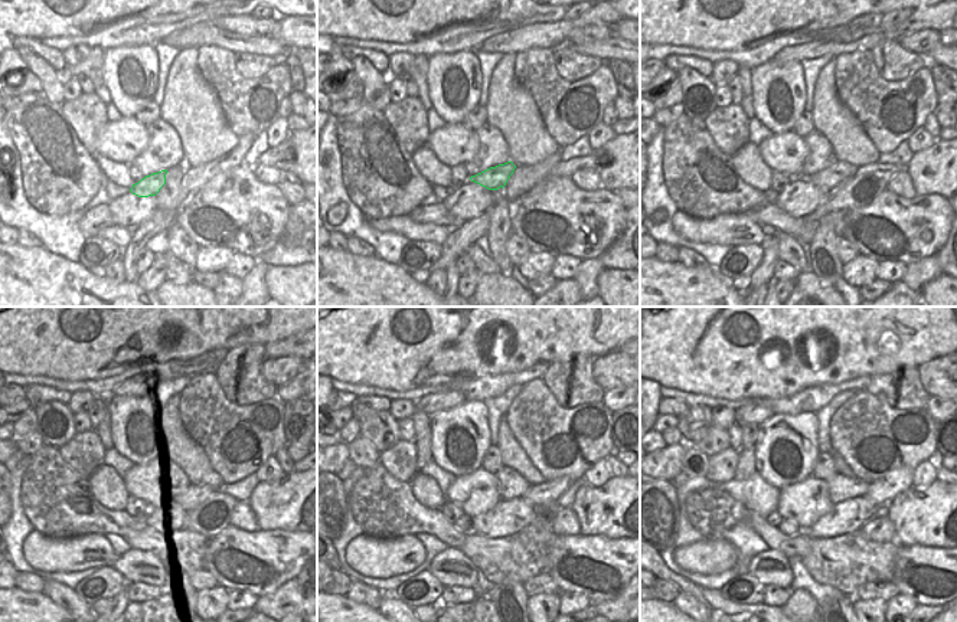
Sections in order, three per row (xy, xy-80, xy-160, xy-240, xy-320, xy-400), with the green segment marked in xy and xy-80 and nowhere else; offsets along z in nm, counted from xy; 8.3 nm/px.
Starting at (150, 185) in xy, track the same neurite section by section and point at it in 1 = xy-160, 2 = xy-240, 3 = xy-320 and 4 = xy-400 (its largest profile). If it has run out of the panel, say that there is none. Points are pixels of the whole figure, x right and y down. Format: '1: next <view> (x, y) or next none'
1: next xy-160 (839, 172)
2: next xy-240 (196, 496)
3: next xy-320 (549, 491)
4: next xy-400 (884, 490)

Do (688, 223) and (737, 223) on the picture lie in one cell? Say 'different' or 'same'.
same

